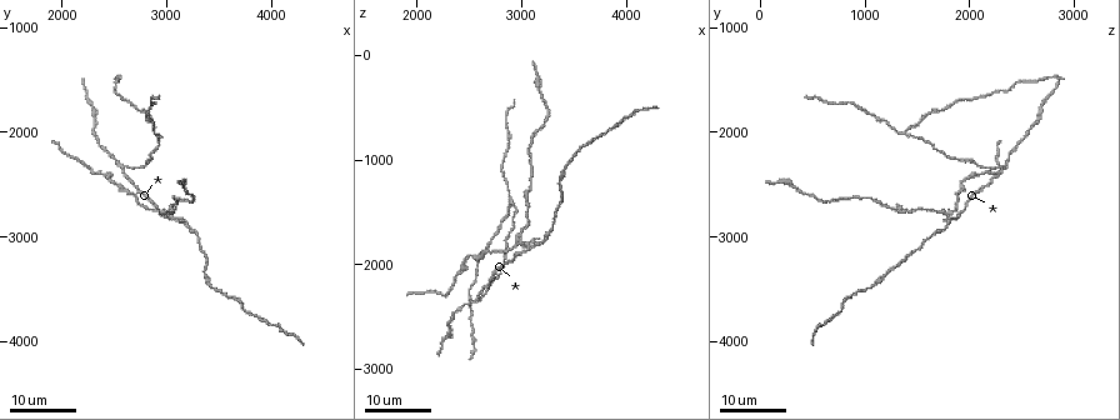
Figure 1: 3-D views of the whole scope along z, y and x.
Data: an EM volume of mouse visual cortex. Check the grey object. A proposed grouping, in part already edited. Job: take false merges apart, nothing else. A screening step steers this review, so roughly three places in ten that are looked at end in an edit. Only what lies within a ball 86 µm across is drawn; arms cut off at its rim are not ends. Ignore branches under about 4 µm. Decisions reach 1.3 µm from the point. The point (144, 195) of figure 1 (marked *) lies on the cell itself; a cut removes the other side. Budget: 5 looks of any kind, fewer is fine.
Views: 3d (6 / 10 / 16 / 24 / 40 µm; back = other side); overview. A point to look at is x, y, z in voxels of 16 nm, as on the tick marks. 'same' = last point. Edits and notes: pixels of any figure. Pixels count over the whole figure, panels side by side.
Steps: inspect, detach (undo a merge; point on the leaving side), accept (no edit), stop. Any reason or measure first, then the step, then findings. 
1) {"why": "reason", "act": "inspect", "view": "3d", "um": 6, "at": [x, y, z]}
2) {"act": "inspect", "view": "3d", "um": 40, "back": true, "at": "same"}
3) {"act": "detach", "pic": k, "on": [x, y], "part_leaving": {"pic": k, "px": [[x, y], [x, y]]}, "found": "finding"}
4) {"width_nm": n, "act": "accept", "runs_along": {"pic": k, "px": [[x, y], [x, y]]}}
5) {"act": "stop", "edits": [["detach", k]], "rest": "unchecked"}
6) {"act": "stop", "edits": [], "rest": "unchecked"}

{"act": "inspect", "view": "3d", "um": 16, "at": [3080, 2840, 1780]}

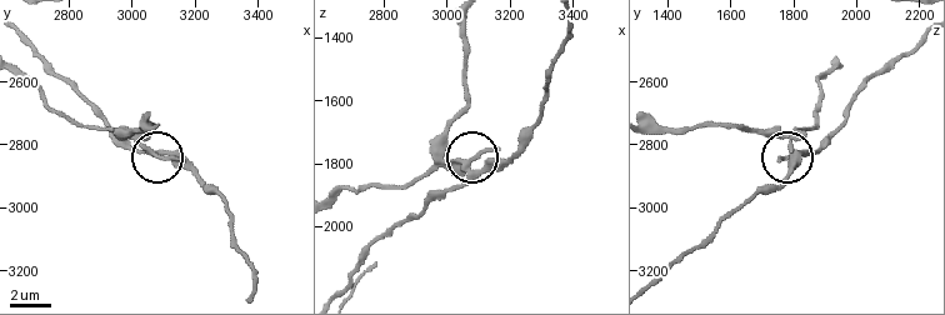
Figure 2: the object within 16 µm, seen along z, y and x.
{"act": "inspect", "view": "3d", "um": 6, "at": [3080, 2830, 1780]}

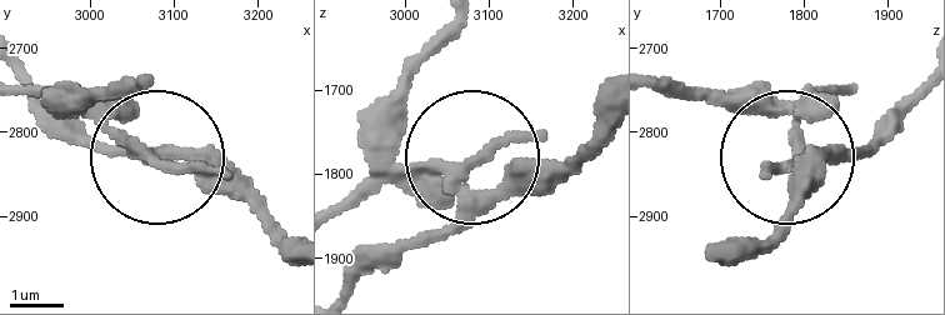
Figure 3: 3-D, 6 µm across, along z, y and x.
{"act": "detach", "pic": 3, "on": [405, 179], "part_leaving": {"pic": 3, "px": [[450, 189], [401, 135], [410, 68], [441, 28]]}, "found": "two cells meet here"}

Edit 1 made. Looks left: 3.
{"why": "small branch off a trunk", "act": "inspect", "view": "3d", "um": 24, "at": [2860, 1980, 1400]}

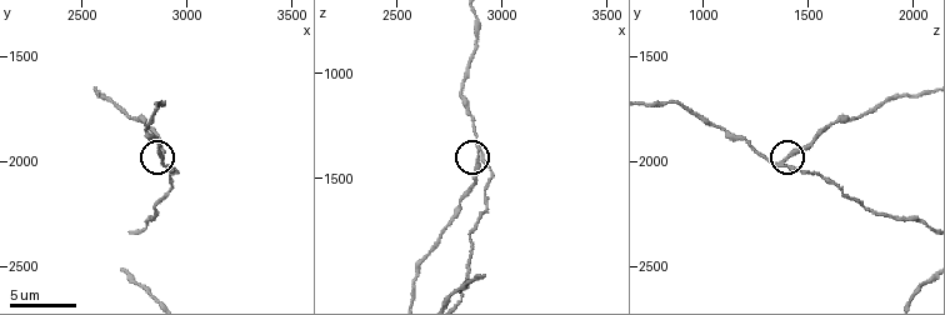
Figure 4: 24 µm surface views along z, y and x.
{"act": "inspect", "view": "3d", "um": 6, "at": [2880, 1990, 1390]}

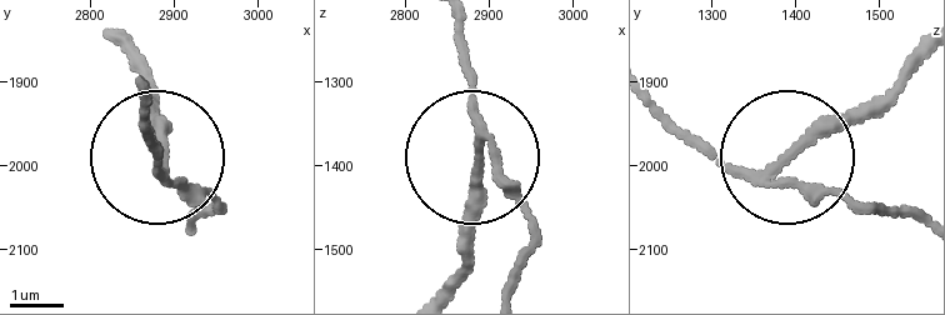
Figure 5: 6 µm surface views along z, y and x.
{"act": "detach", "pic": 5, "on": [158, 116], "part_leaving": {"pic": 5, "px": [[775, 168], [918, 73]]}, "found": "two cells meet here"}

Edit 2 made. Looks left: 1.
{"act": "stop", "edits": [["detach", 3], ["detach", 5]], "rest": "unchecked"}

